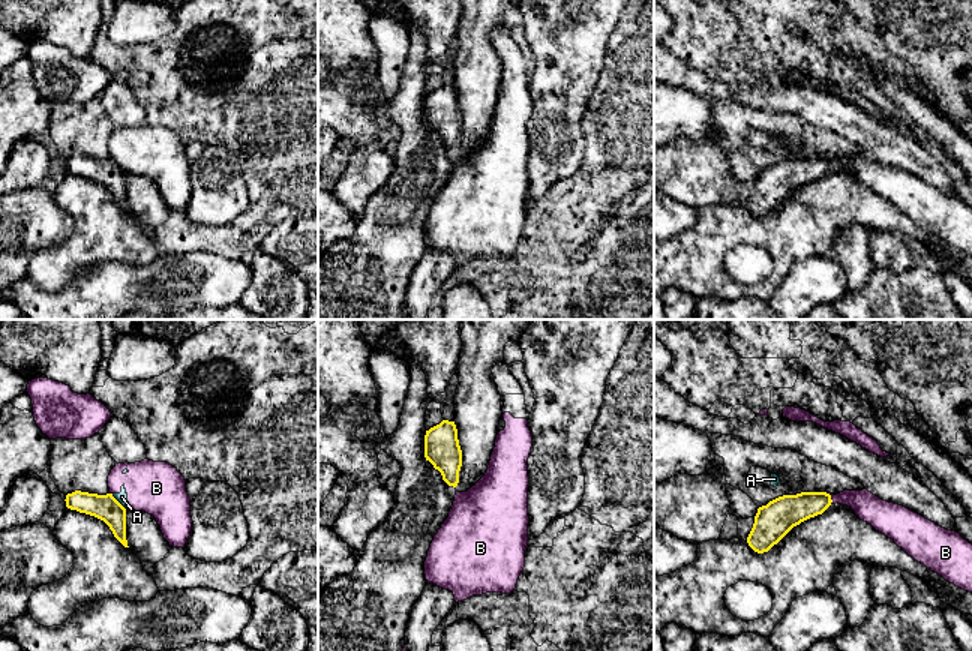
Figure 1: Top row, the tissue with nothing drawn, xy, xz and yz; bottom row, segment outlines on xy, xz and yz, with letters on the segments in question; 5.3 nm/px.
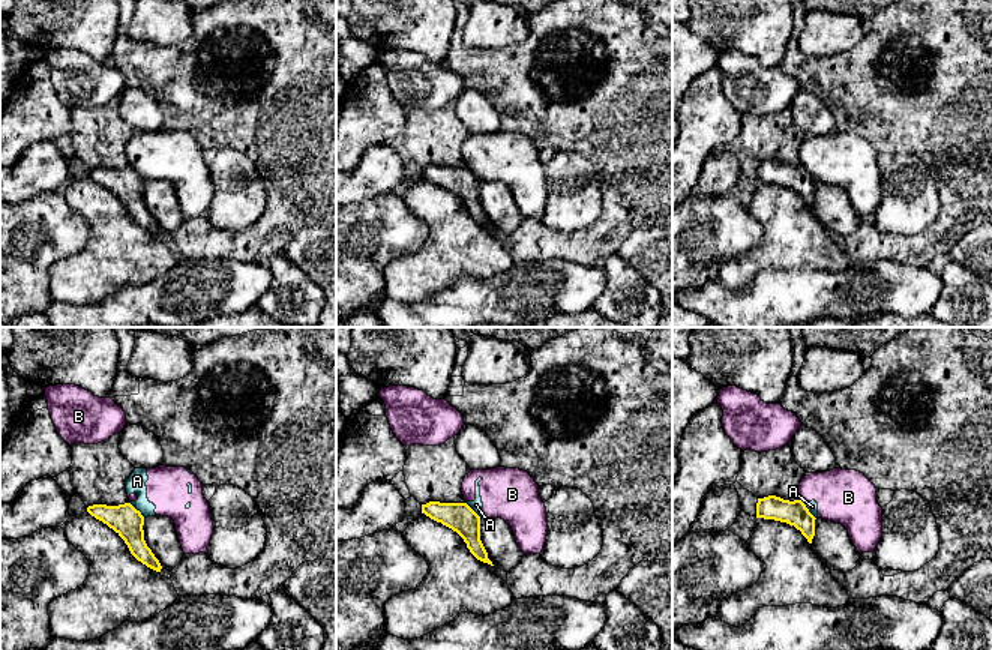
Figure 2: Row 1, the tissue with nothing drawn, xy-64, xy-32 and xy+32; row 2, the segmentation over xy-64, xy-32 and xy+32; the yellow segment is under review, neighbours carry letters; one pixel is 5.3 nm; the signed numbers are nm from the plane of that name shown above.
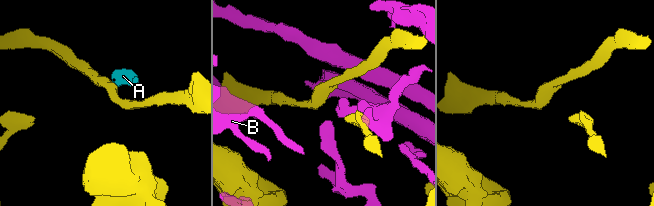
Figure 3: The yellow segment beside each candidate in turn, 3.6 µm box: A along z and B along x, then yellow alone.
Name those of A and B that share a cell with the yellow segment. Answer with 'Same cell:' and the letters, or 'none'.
Same cell: none

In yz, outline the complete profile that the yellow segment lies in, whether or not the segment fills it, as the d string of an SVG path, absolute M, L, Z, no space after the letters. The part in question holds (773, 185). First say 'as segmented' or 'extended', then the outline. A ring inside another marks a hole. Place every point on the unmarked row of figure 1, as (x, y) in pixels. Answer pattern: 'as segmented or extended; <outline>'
as segmented; M801 156L783 159L758 172L753 192L747 201L748 210L758 216L768 216L794 190L822 178L832 164L826 156Z

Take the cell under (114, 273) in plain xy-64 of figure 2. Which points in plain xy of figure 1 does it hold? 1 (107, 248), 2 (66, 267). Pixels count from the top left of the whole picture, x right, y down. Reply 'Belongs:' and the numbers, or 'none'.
Belongs: 1, 2

